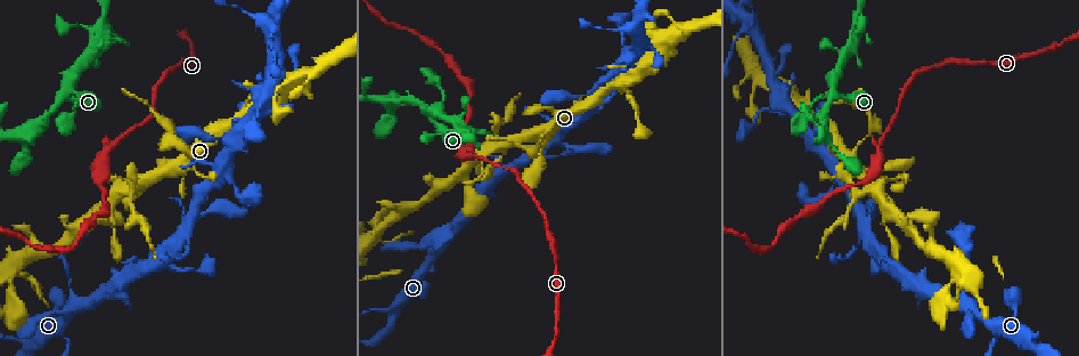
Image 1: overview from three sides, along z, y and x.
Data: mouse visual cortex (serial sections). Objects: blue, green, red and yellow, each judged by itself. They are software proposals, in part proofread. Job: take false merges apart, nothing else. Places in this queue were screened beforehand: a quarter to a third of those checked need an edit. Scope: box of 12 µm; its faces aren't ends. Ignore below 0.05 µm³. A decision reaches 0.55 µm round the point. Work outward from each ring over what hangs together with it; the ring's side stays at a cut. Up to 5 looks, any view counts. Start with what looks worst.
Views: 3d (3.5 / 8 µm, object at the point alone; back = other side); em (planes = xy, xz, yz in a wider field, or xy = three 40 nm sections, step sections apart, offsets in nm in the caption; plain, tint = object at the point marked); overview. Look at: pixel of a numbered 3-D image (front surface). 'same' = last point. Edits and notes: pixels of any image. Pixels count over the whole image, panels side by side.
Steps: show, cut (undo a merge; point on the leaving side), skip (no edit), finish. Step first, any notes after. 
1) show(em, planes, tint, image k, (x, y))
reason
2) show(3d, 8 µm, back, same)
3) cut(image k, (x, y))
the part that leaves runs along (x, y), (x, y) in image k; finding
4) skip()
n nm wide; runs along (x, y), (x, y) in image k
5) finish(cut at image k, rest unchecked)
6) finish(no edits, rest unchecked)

show(3d, 8 µm, image 1, (62, 94))
abrupt turn

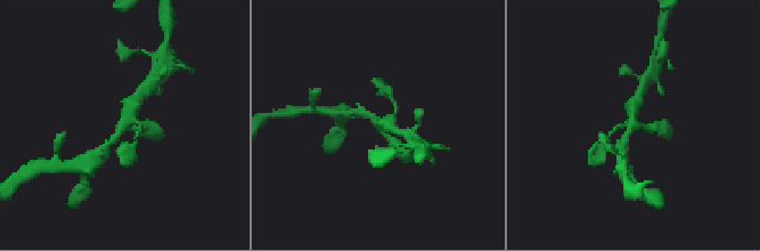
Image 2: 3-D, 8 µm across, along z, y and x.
show(3d, 3.5 µm, image 2, (633, 124))
zoom in

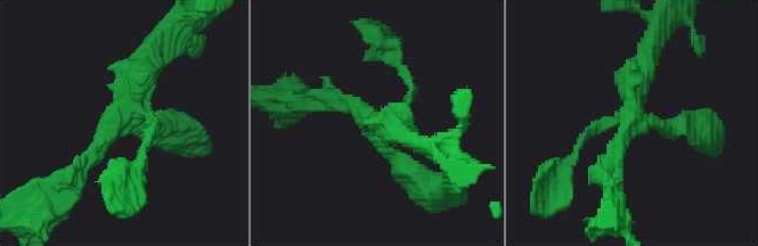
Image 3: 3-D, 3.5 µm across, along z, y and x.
show(em, xy, step 3, tint, image 3, (636, 119))
4 arms; arms of 150, 250, 300, 400 nm

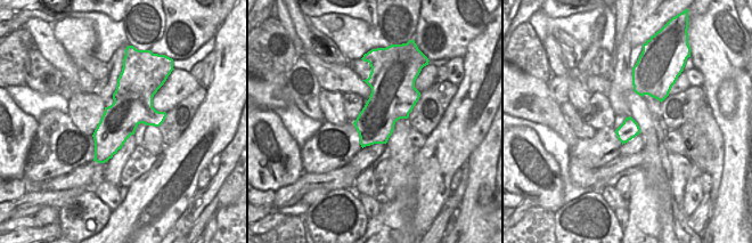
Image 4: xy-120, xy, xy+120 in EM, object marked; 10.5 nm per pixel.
skip()
400 nm wide; runs along (692, 124), (636, 121), (645, 58) in image 3; continuous, no second cell

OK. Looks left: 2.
show(3d, 3.5 µm, image 1, (102, 35))
three-way junction

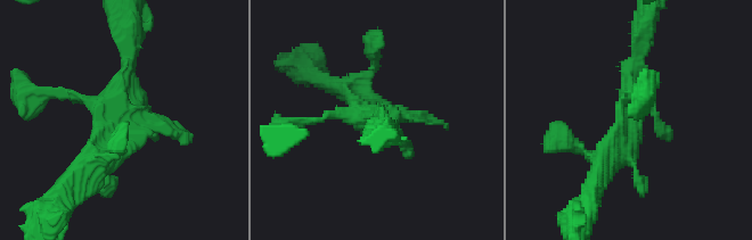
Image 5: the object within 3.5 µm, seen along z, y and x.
show(em, xy, step 2, tint, image 5, (118, 113))

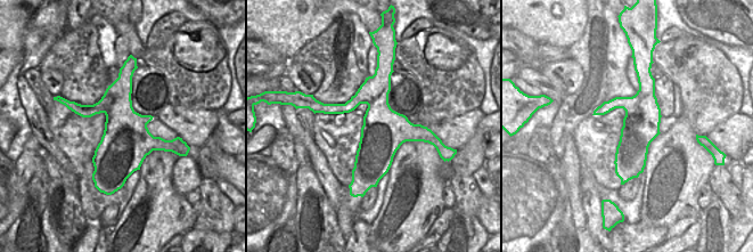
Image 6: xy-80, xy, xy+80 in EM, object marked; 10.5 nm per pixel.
skip()
runs along (90, 167), (117, 112), (48, 93) in image 5; continuous, no second cell

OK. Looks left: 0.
finish(no edits, rest unchecked)

